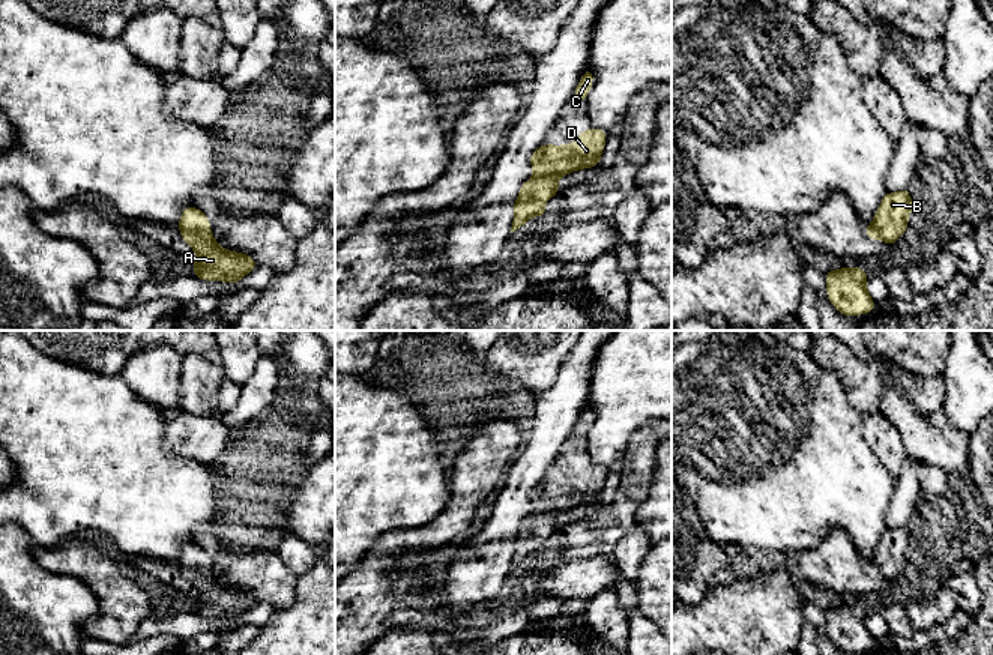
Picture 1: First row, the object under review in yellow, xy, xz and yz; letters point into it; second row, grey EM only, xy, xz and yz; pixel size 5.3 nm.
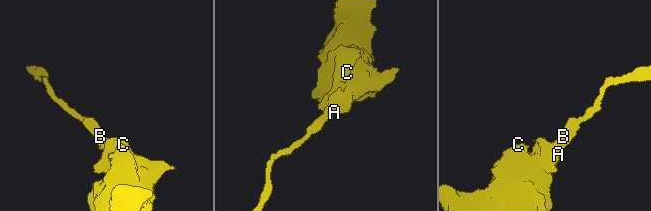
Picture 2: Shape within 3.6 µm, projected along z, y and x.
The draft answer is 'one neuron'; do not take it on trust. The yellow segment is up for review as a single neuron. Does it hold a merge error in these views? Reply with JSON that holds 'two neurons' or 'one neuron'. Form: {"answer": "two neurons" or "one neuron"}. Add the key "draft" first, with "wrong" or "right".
{"draft": "right", "answer": "one neuron"}

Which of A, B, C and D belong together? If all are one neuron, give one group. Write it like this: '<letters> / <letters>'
A B C D

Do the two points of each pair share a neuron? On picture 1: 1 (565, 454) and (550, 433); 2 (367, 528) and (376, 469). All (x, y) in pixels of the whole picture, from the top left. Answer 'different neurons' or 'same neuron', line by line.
1: different neurons
2: same neuron

